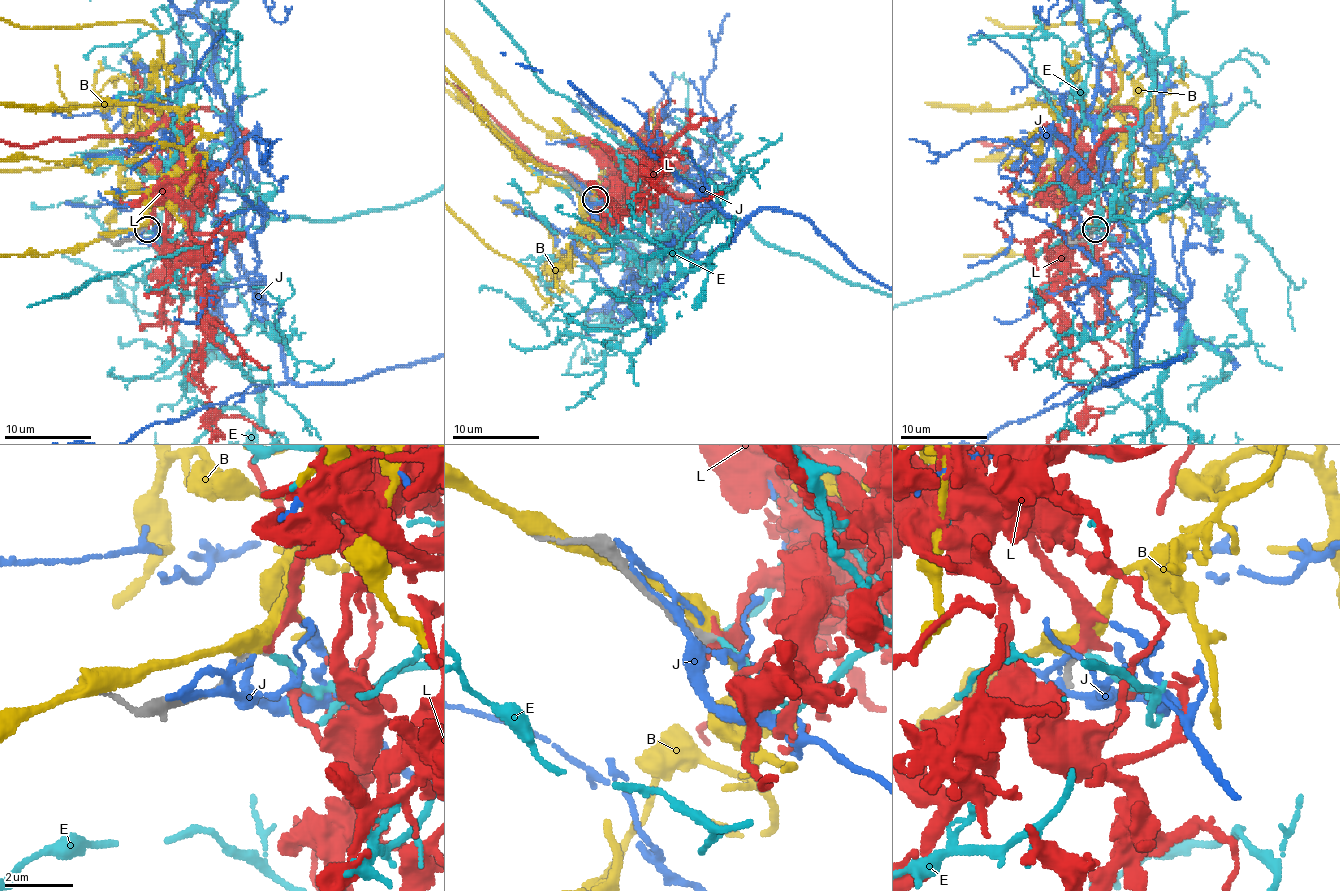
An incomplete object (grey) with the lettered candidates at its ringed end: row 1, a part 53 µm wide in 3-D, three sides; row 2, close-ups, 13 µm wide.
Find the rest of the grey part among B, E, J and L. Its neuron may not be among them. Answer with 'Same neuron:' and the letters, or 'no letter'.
Same neuron: E

